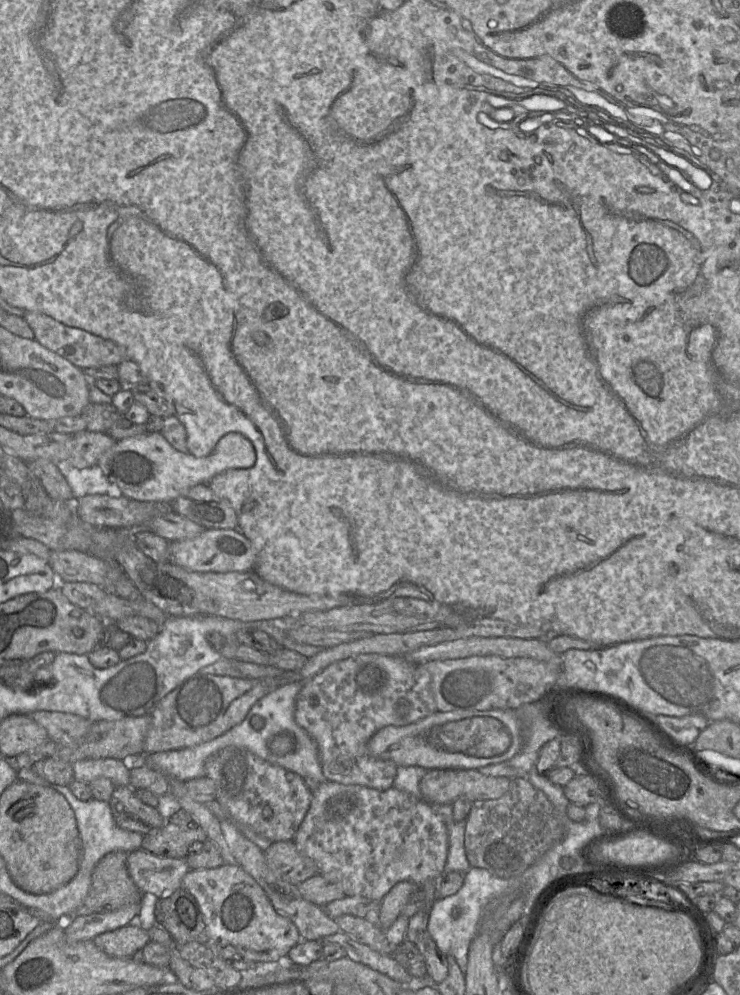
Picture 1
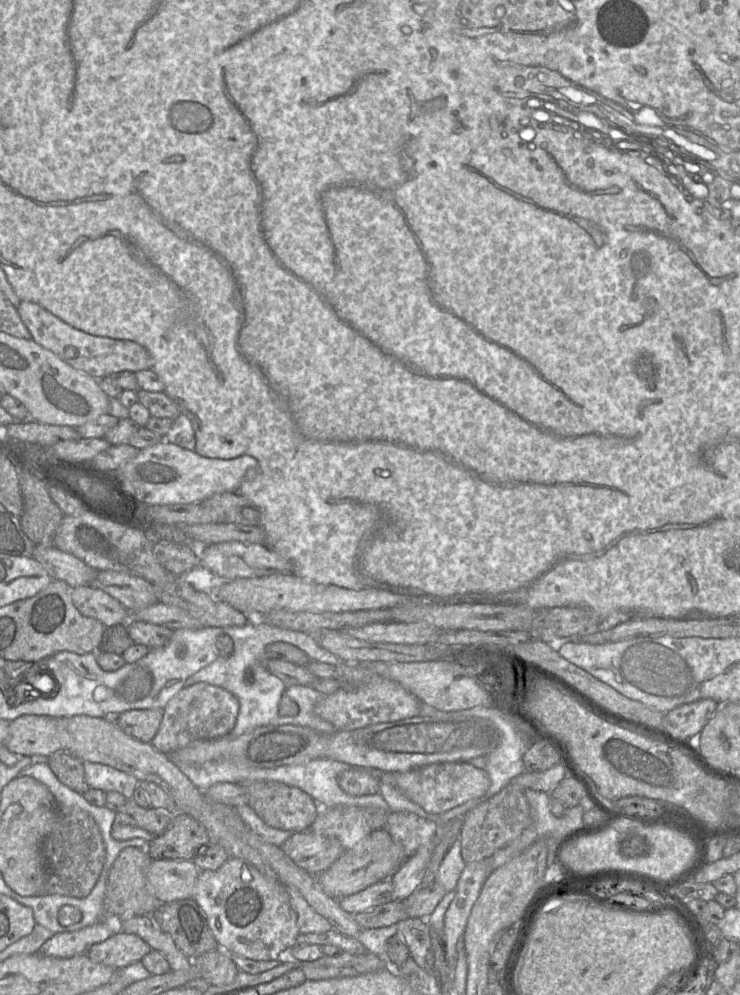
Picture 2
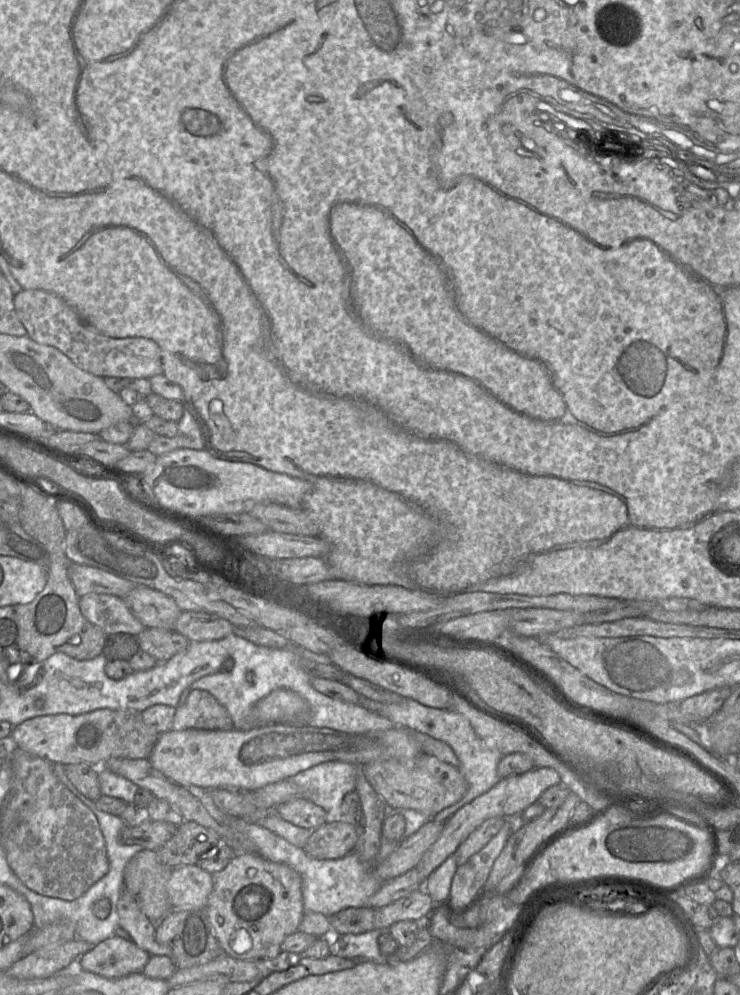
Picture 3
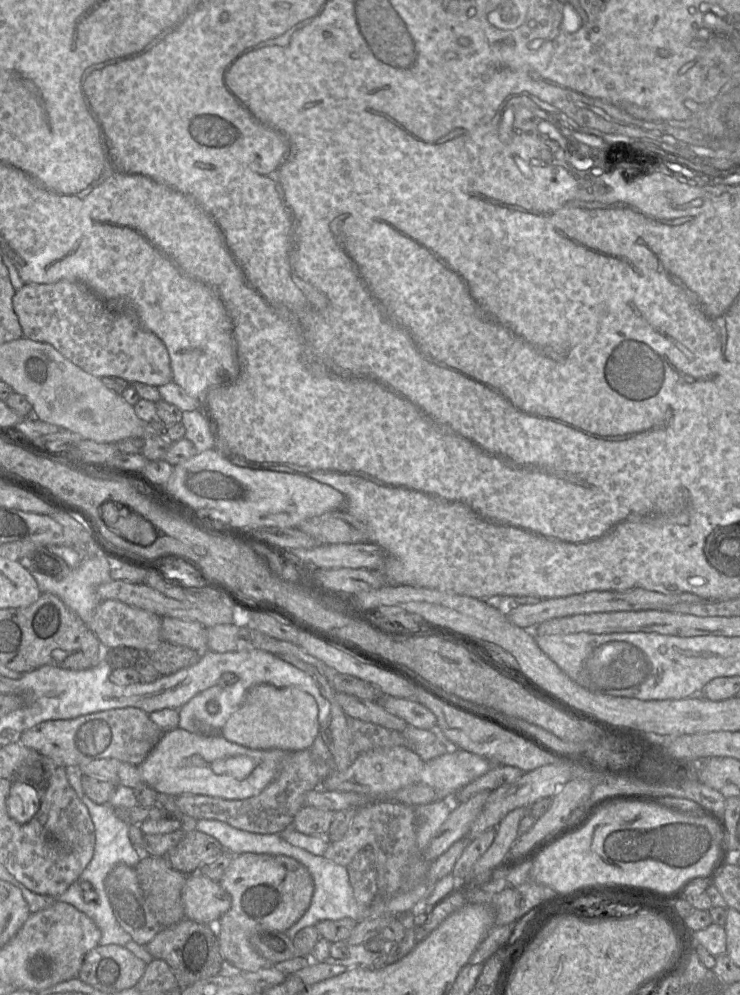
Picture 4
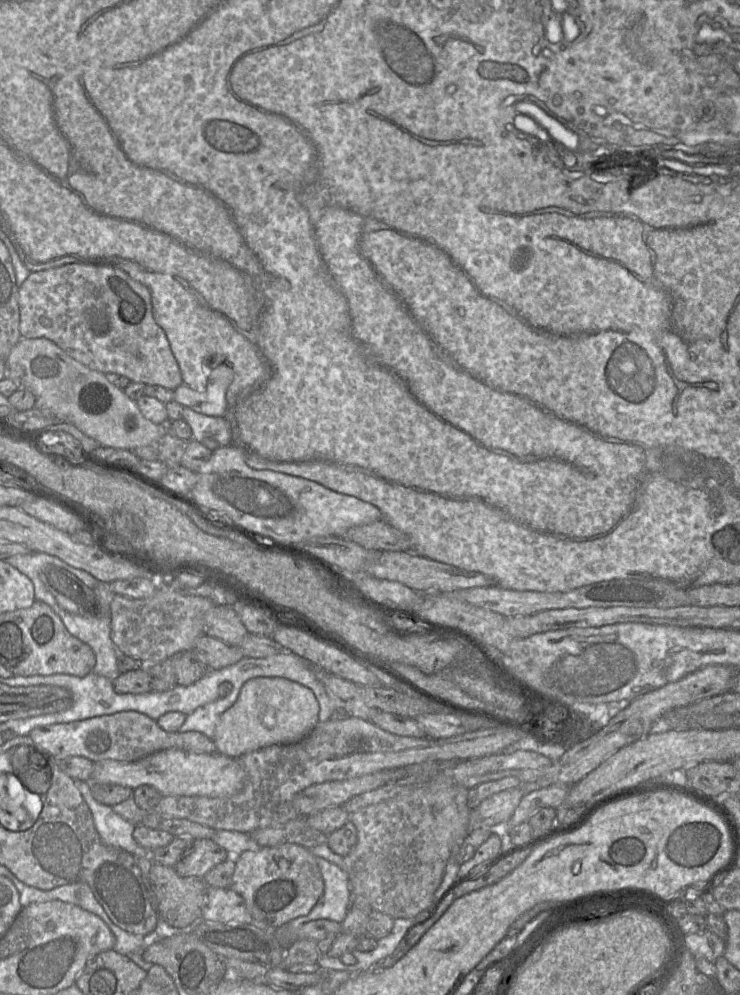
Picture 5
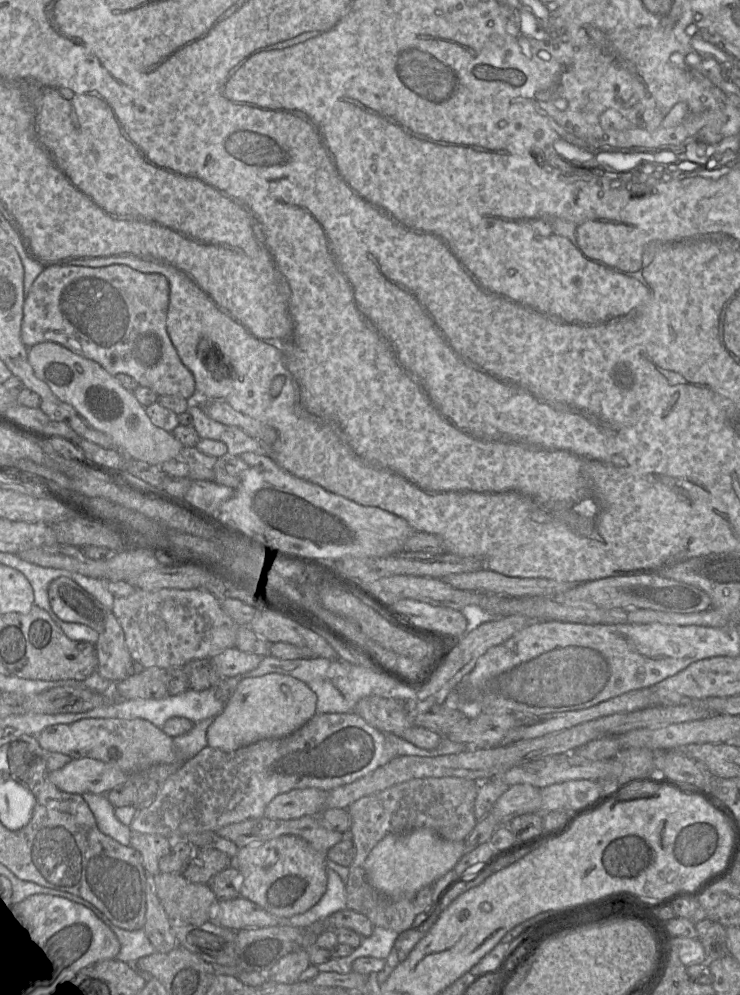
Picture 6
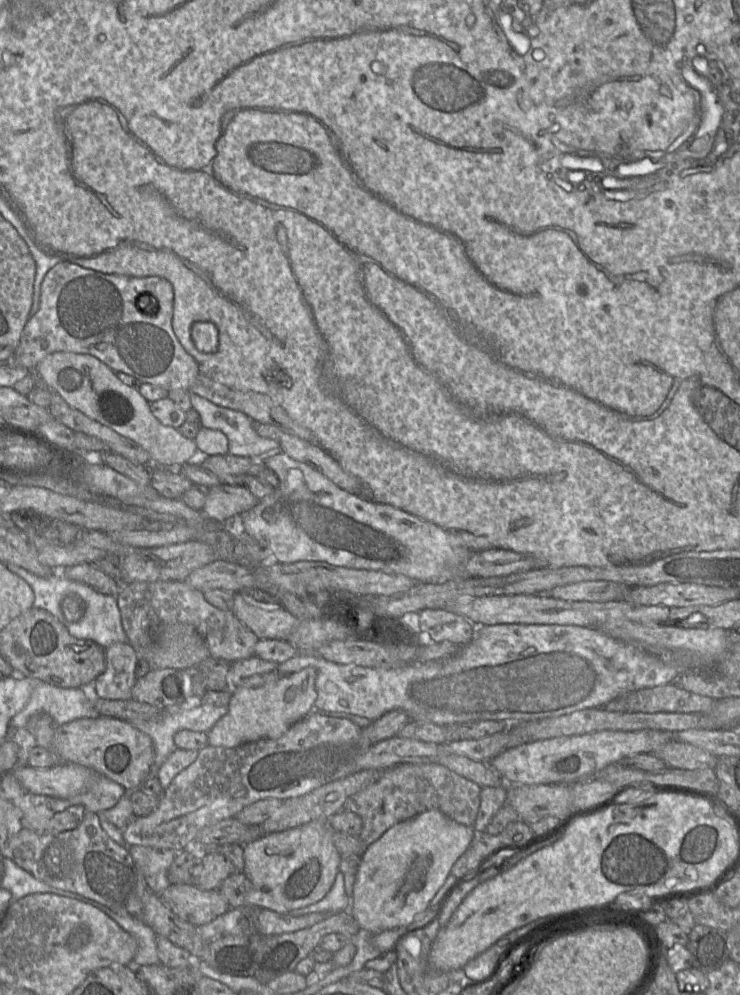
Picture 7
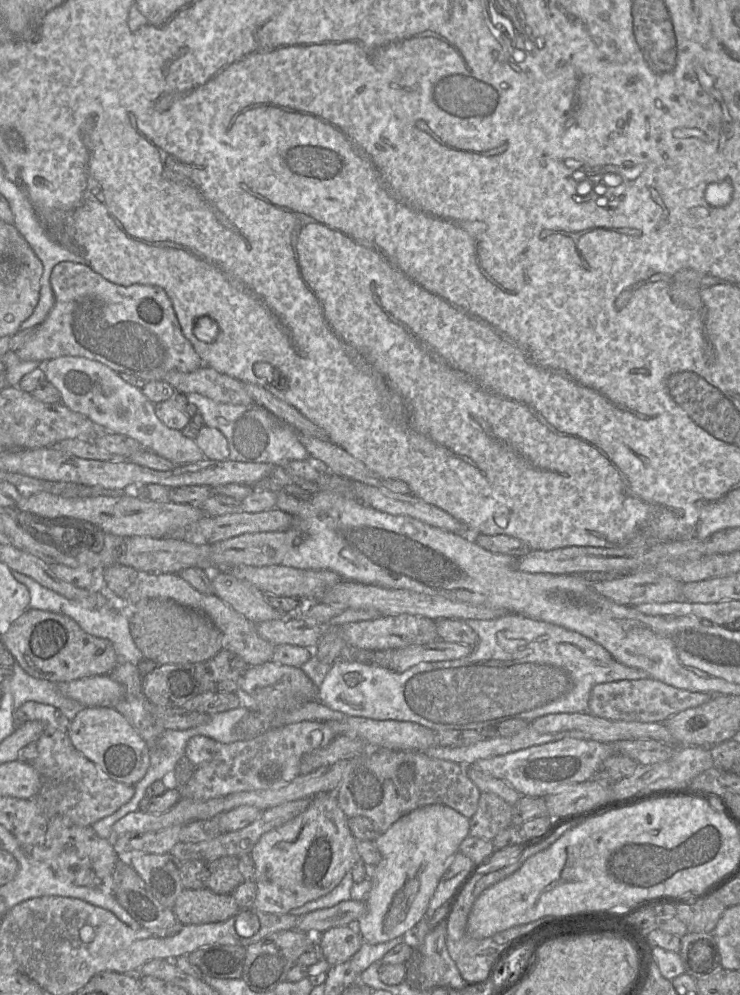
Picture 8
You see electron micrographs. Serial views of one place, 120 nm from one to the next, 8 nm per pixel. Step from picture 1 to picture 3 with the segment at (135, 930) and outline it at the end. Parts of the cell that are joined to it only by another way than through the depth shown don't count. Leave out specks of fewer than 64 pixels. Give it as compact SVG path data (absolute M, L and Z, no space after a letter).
M115 935L82 955L76 967L107 979L118 979L143 972L149 959L150 954L139 948L134 941Z

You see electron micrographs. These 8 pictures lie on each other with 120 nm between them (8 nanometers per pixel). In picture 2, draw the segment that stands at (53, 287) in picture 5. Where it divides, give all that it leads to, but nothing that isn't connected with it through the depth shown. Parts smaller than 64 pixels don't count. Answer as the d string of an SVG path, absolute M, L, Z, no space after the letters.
M21 300L16 309L21 321L36 343L58 355L73 368L95 379L109 376L114 372L130 371L136 373L152 367L152 359L147 349L136 342L87 334L68 325L40 305L30 301Z

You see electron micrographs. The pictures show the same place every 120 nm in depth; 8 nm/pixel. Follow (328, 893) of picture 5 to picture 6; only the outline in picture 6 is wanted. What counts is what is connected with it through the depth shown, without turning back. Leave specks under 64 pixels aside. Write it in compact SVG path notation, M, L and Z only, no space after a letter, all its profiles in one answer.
M327 868L326 874L327 888L322 898L306 912L292 916L289 925L305 928L347 908L344 881L333 869Z

